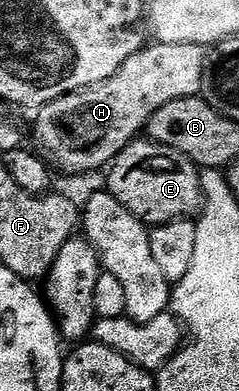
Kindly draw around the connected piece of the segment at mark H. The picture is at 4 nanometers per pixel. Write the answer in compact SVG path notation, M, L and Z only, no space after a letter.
M158 41L152 44L152 47L151 44L144 46L143 50L129 57L109 81L69 93L38 108L36 115L39 116L35 119L38 150L56 172L83 175L98 167L106 168L130 143L135 142L161 105L169 105L169 101L178 99L193 99L202 92L203 74L209 58L204 48Z

